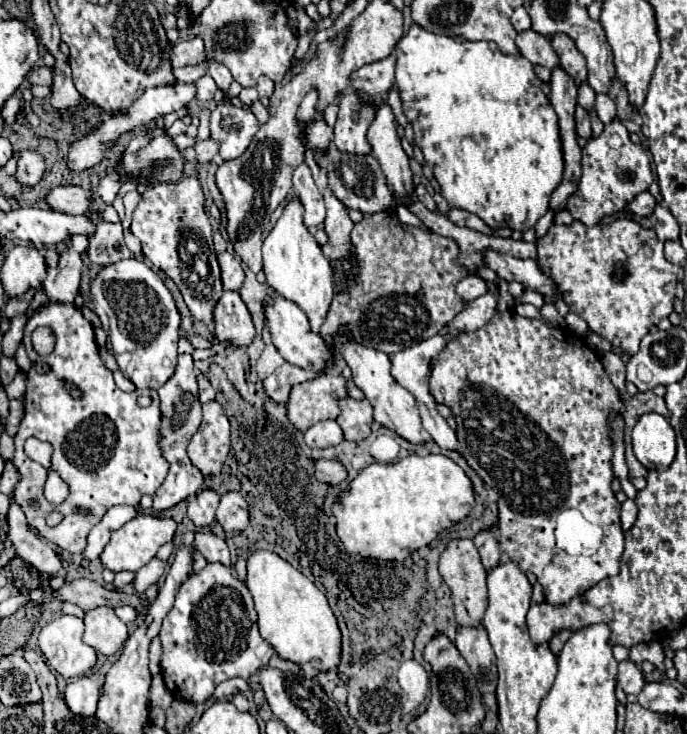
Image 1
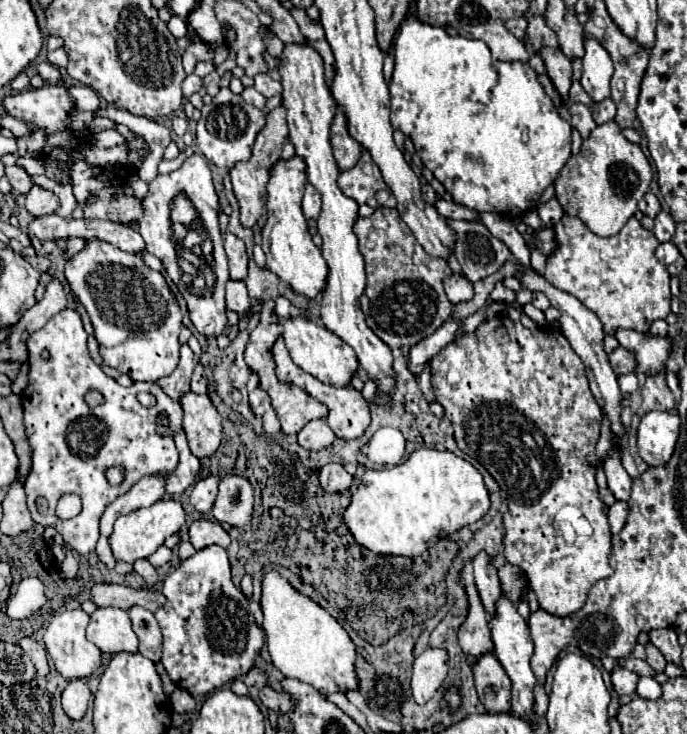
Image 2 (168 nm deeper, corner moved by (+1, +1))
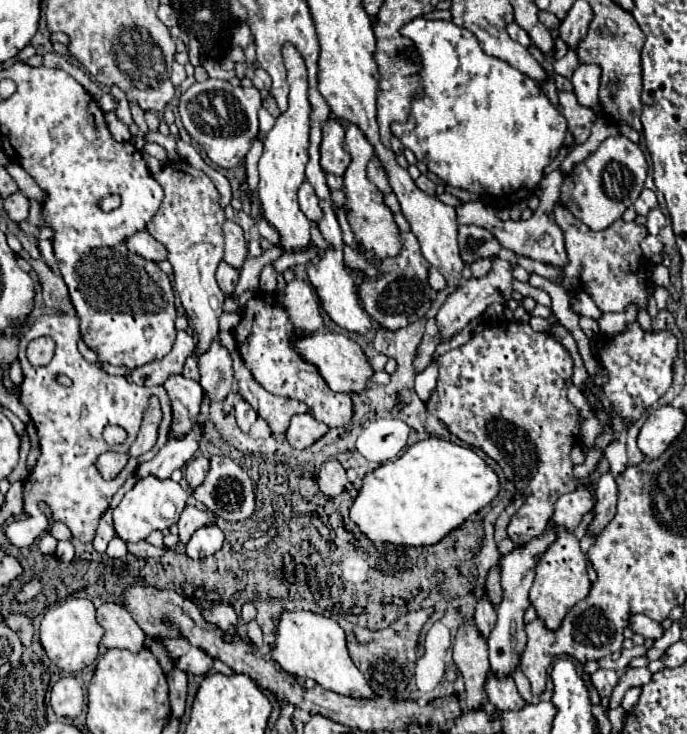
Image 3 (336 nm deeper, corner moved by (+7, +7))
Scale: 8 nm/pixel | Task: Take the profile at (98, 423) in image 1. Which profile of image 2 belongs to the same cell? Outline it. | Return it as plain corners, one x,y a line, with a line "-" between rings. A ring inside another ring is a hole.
72,308
58,312
56,316
52,316
46,322
44,328
32,332
28,336
28,364
30,364
28,378
30,380
28,380
28,386
24,388
24,392
20,394
22,406
24,406
24,428
26,428
28,444
32,450
32,470
24,482
28,510
32,512
32,520
36,524
42,524
42,526
54,524
58,534
64,538
64,544
82,556
94,552
96,542
100,538
98,520
110,502
114,502
120,494
126,494
144,476
150,476
150,474
162,474
164,476
164,474
174,472
174,468
178,464
178,452
176,452
174,440
170,436
160,436
156,432
156,418
160,414
166,414
168,416
168,428
182,430
182,406
180,404
174,404
174,400
170,400
156,382
134,382
130,388
120,386
114,378
106,376
102,372
102,368
92,360
92,356
88,352
86,338
88,338
88,334
82,326
82,320
78,316
78,312
-
42,350
48,350
50,356
42,358
-
90,390
100,392
104,396
104,402
94,406
94,408
88,406
84,396
-
142,390
152,392
156,396
156,406
144,408
138,404
136,394
-
114,466
124,470
124,480
120,486
112,486
106,478
106,470
114,468
-
66,492
78,494
82,498
84,508
82,508
82,514
78,514
70,520
58,520
54,510
56,510
57,502
-
38,496
44,496
48,500
50,510
46,516
38,514
38,510
34,506

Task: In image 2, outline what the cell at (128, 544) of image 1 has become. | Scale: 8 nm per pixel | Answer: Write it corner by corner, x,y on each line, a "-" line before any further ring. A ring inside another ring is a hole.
158,500
148,508
140,508
128,516
120,516
114,524
114,532
110,534
110,548
116,562
128,562
134,564
136,560
148,558
154,554
168,536
176,534
184,524
184,510
180,502
174,500

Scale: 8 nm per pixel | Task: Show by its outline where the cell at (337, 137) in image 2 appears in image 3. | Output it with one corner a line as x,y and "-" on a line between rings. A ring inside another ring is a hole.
326,120
322,126
322,144
320,144
320,166
328,174
342,176
350,162
348,152
344,150
344,126
338,120

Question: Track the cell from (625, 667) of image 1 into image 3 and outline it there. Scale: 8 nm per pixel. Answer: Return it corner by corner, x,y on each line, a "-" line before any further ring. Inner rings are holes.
596,670
594,676
590,676
590,680
594,680
594,688
598,690
600,698
610,696
614,686
618,684
618,672
616,670

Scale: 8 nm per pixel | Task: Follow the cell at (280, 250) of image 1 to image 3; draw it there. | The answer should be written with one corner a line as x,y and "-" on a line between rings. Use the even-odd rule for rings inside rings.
290,42
282,46
282,58
288,70
288,84
290,84
288,110
276,118
274,128
266,134
264,152
258,160
258,174
260,174
258,196
262,202
264,218
280,232
280,246
284,246
286,252
294,252
310,244
310,220
300,210
296,192
300,184
306,180
304,170
308,164
312,106
308,102
308,72
306,72
304,58
296,50
296,46
292,46

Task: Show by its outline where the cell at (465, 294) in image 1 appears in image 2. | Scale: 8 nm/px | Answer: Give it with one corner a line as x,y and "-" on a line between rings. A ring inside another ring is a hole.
452,274
450,278
444,280
444,290
446,290
446,296
452,304
458,304
458,302
468,302
472,300
474,296
474,288
472,288
472,282
466,280
464,276
460,274

